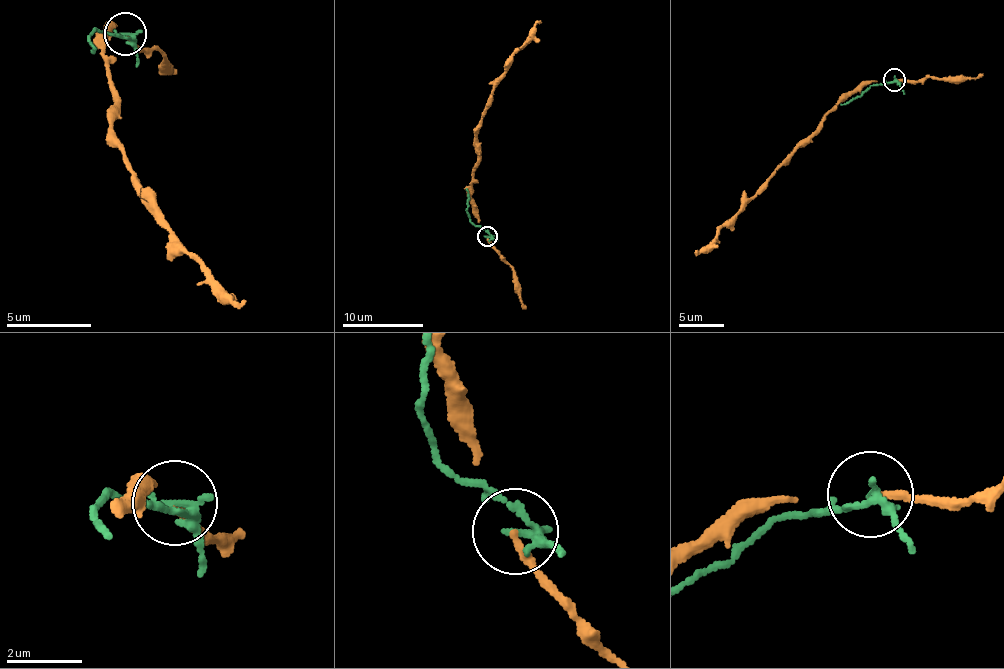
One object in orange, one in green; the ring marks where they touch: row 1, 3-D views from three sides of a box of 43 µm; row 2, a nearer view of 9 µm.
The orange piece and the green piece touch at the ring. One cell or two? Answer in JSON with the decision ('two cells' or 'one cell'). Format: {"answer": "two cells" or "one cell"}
{"answer": "two cells"}

